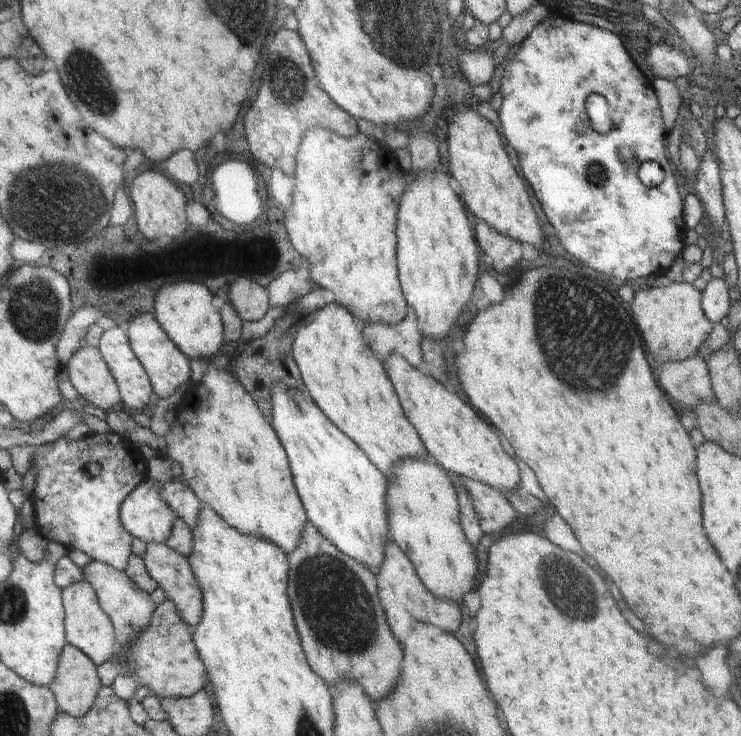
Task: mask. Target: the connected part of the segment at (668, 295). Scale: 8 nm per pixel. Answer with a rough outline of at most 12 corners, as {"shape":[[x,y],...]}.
{"shape":[[692,283],[631,303],[660,364],[700,356],[713,322]]}

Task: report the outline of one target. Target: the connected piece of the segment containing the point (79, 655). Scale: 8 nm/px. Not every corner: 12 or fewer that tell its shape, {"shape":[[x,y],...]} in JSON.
{"shape":[[68,643],[57,679],[62,712],[85,717],[102,687],[97,664]]}

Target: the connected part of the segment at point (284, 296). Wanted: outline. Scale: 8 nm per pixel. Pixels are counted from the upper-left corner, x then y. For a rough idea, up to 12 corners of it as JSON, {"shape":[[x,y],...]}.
{"shape":[[286,271],[270,287],[276,308],[294,303],[318,286]]}

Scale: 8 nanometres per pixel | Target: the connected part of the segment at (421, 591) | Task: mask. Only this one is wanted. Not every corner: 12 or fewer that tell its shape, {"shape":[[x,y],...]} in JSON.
{"shape":[[394,541],[377,571],[382,604],[402,640],[416,622],[454,632],[459,604],[435,597]]}

